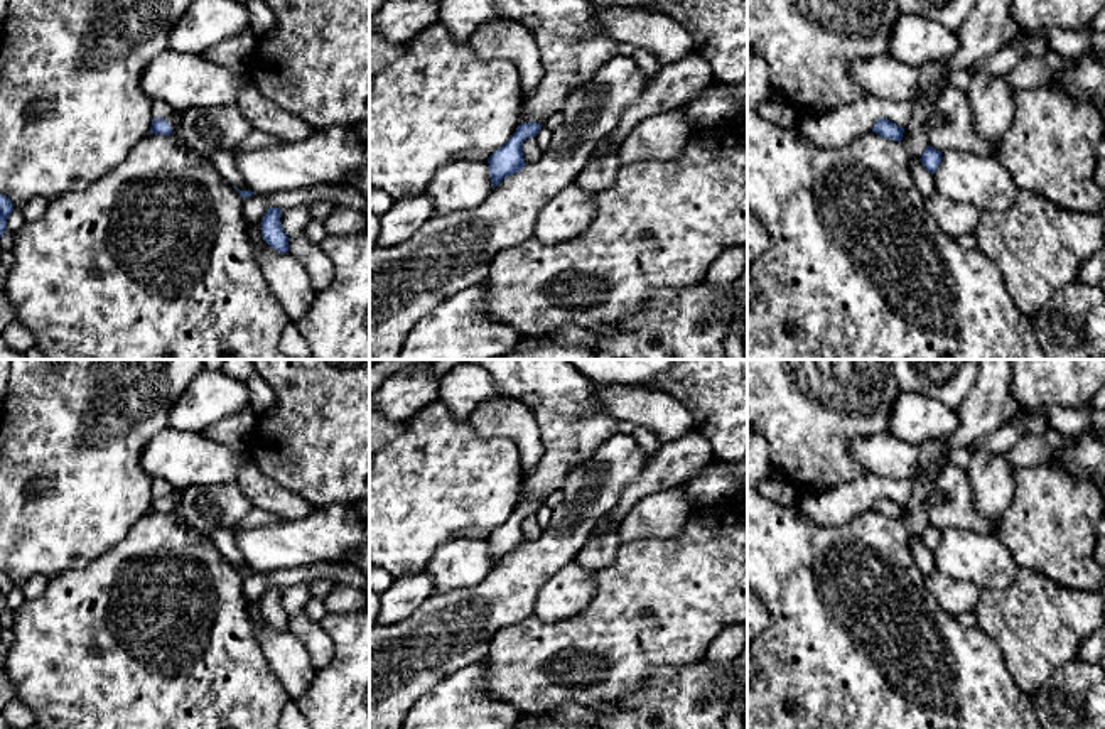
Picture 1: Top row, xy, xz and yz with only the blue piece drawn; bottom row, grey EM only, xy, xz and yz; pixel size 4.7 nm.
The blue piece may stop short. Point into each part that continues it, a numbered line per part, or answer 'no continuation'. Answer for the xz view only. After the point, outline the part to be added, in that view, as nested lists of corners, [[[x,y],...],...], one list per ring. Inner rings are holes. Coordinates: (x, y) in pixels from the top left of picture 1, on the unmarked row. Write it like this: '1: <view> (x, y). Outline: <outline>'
no continuation

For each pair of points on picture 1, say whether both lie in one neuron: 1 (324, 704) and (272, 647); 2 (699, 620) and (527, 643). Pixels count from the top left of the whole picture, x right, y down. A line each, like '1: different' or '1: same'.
1: different
2: same

